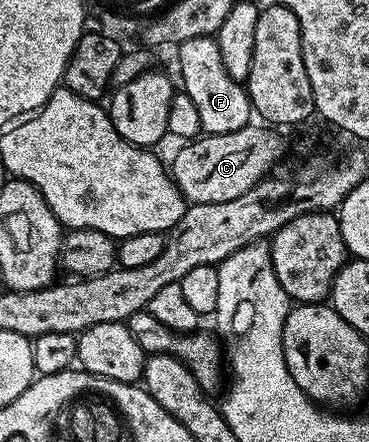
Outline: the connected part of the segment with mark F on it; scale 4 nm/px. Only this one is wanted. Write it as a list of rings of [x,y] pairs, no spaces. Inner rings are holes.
[[[193,37],[178,44],[177,51],[179,75],[183,78],[181,89],[189,93],[189,98],[196,103],[203,131],[209,135],[220,135],[248,126],[253,119],[253,108],[247,88],[240,80],[229,77],[229,69],[225,69],[225,61],[221,61],[221,49],[214,37]]]

